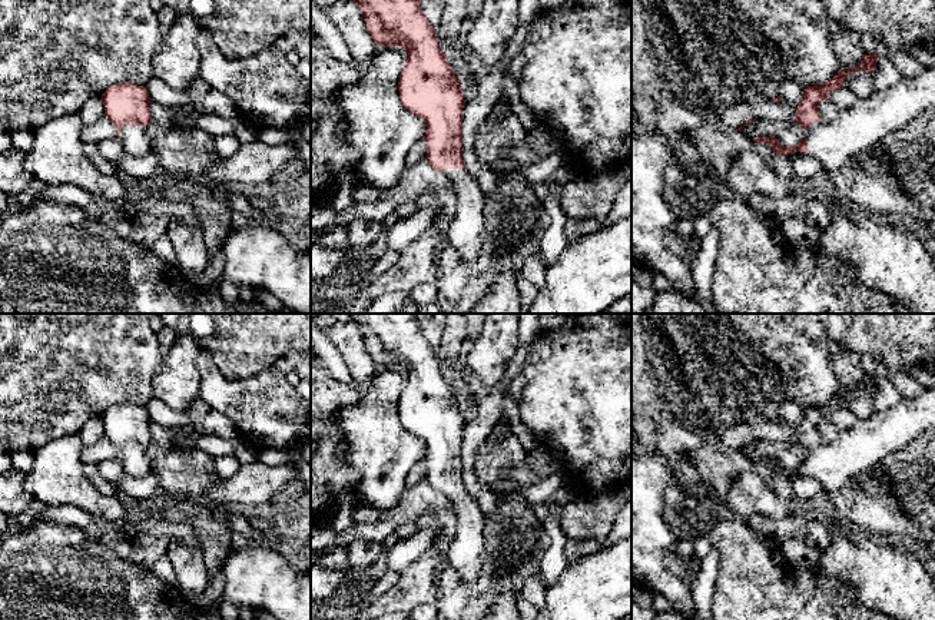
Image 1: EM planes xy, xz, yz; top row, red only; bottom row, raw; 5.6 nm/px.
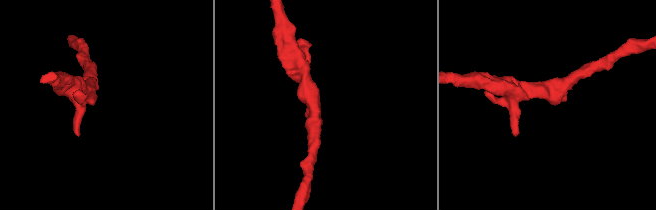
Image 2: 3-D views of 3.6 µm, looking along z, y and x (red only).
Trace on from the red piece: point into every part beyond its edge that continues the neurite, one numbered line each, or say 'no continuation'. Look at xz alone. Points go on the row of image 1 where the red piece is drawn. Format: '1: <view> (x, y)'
1: xz (464, 232)

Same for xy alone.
1: xy (135, 141)

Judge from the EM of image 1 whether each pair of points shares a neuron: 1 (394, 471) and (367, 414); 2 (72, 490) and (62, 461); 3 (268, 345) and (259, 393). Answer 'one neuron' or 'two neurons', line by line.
1: one neuron
2: one neuron
3: two neurons

